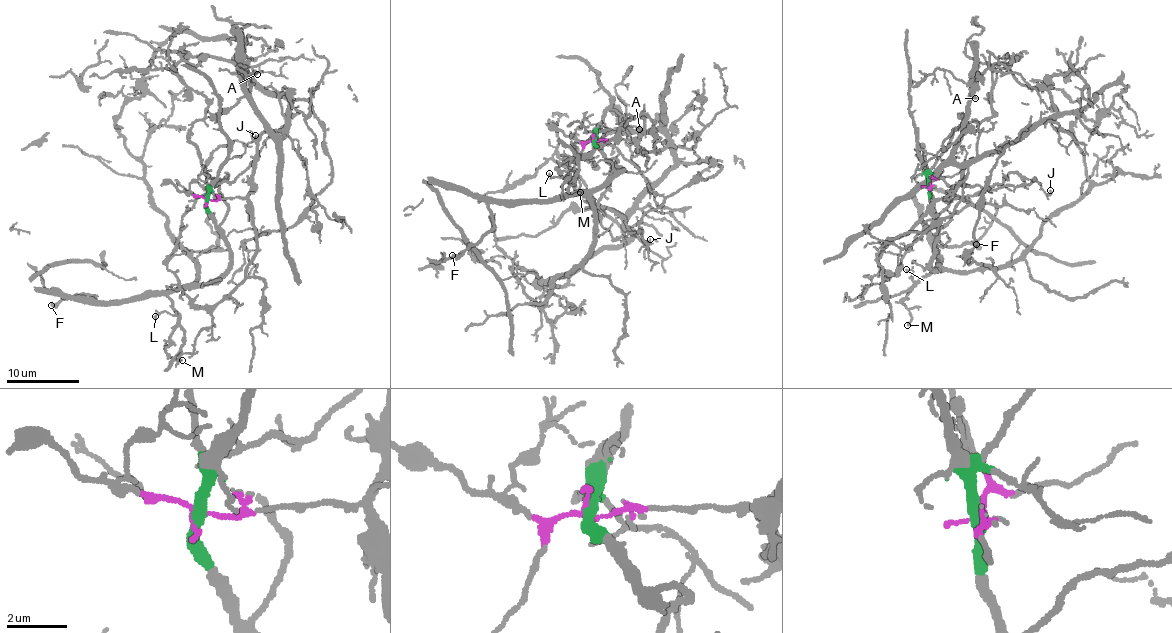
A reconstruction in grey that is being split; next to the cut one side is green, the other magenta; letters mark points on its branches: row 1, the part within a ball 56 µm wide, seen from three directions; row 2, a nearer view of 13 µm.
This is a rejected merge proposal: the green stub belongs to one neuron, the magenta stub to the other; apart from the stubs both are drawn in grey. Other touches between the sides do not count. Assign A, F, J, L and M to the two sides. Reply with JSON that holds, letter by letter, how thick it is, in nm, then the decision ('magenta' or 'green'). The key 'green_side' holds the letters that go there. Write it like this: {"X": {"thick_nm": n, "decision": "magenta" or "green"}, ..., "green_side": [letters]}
{"A": {"thick_nm": 130, "decision": "magenta"}, "F": {"thick_nm": 440, "decision": "green"}, "J": {"thick_nm": 110, "decision": "green"}, "L": {"thick_nm": 120, "decision": "green"}, "M": {"thick_nm": 150, "decision": "green"}, "green_side": ["F", "J", "L", "M"]}

